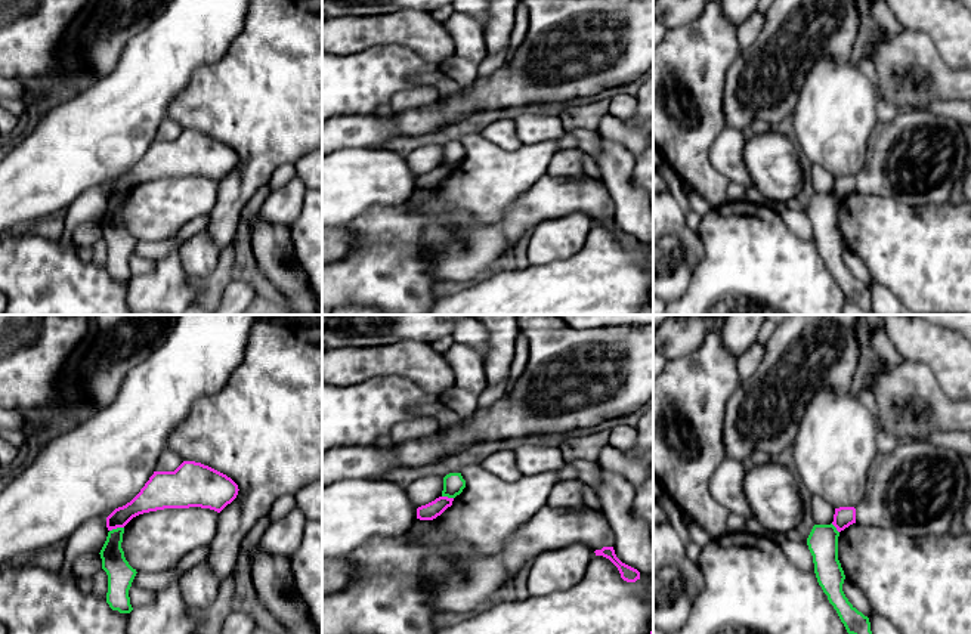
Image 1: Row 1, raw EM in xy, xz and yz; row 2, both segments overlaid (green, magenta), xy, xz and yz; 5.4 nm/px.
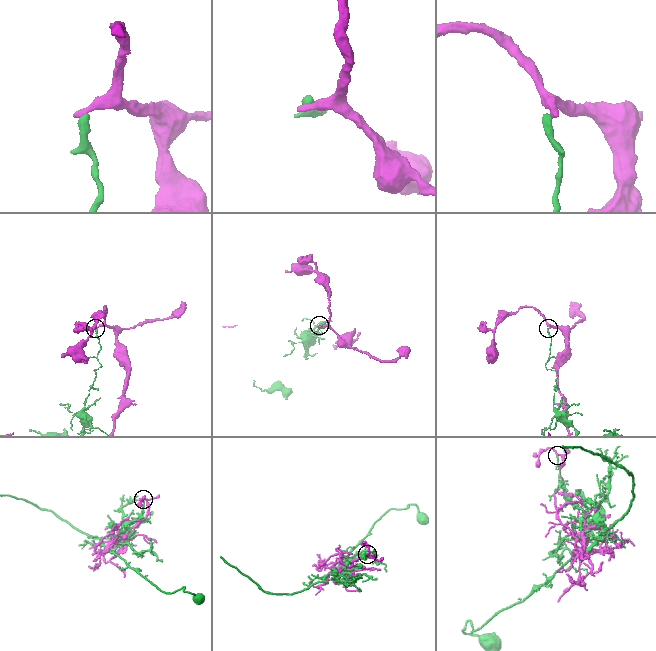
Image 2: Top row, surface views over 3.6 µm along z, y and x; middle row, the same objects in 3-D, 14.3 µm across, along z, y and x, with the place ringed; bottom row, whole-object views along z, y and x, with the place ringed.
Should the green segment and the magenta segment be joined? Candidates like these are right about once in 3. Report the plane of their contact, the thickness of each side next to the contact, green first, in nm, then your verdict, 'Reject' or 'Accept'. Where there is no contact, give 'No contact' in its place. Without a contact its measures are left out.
Touches green in xy. Thickness 140 nm (green) against 140 nm. Reject

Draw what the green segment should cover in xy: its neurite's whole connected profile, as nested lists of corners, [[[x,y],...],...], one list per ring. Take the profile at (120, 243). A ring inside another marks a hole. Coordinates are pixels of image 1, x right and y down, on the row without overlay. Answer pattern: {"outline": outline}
{"outline": [[[117,197],[108,201],[106,210],[100,219],[102,238],[108,244],[106,272],[112,279],[120,282],[130,282],[129,259],[136,245],[133,238],[124,226],[121,217],[124,197]]]}

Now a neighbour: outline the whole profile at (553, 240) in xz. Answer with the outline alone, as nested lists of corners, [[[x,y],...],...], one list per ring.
[[[570,213],[544,220],[532,232],[528,245],[529,263],[544,265],[576,254],[594,226],[594,219],[585,213]]]

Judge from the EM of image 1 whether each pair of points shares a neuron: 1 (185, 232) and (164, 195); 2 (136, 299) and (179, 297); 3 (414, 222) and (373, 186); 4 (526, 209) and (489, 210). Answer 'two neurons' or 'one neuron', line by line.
1: two neurons
2: one neuron
3: two neurons
4: two neurons

